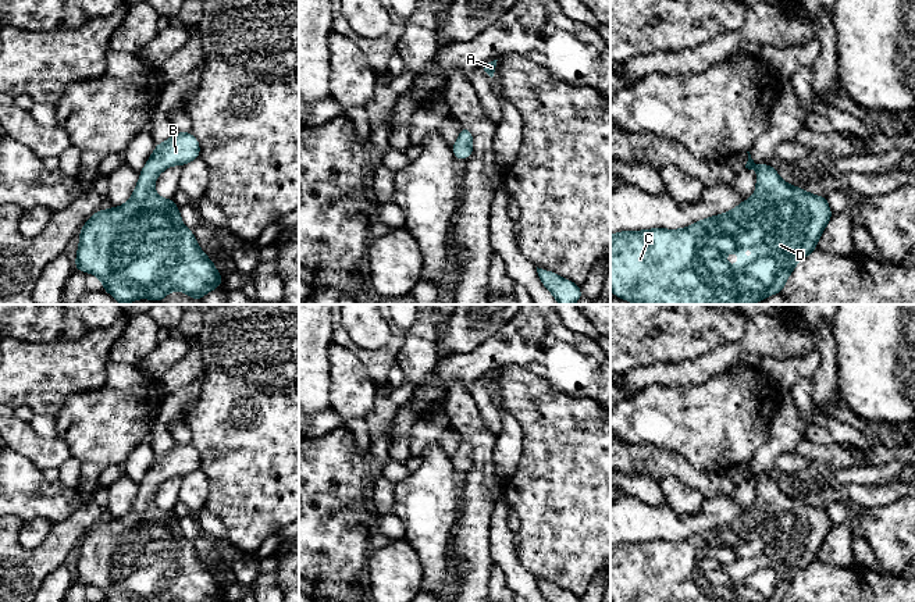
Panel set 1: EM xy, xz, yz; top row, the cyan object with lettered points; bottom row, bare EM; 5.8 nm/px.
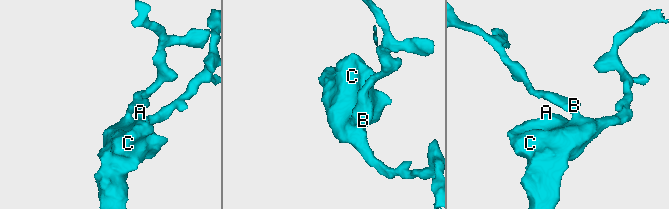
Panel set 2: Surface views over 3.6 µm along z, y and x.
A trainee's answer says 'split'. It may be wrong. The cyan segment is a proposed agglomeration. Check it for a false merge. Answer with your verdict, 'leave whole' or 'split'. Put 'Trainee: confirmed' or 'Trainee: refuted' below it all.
leave whole
Trainee: refuted

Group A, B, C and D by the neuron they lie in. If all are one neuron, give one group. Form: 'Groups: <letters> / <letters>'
Groups: A B C D

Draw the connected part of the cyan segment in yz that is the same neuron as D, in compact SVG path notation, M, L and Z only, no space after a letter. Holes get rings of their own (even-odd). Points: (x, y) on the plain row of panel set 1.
M750 463L748 473L745 480L755 481L759 487L755 496L755 505L751 510L743 512L737 519L730 521L729 524L723 524L719 527L708 528L701 532L691 535L690 538L680 541L665 541L665 539L652 539L642 542L622 542L610 546L610 601L612 602L782 602L787 595L787 589L798 576L798 573L812 563L816 562L816 555L825 542L827 534L832 531L833 526L830 523L827 510L825 507L812 506L798 498L793 498L786 495L779 485L776 484L773 477L761 475L756 477L751 470ZM751 559L756 563L754 570L744 569L740 563L743 560ZM737 563L737 574L738 578L733 580L726 571L724 566Z

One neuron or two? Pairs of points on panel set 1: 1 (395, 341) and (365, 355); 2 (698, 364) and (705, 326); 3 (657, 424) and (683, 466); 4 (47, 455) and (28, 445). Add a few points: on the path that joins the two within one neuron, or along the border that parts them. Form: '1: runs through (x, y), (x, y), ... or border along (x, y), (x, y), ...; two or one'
1: runs through (388, 349), (383, 355), (373, 355); one
2: border along (730, 342), (716, 345), (691, 359), (668, 363); two
3: border along (643, 445), (654, 445), (677, 452), (702, 472); two
4: runs through (43, 452), (32, 446); one

